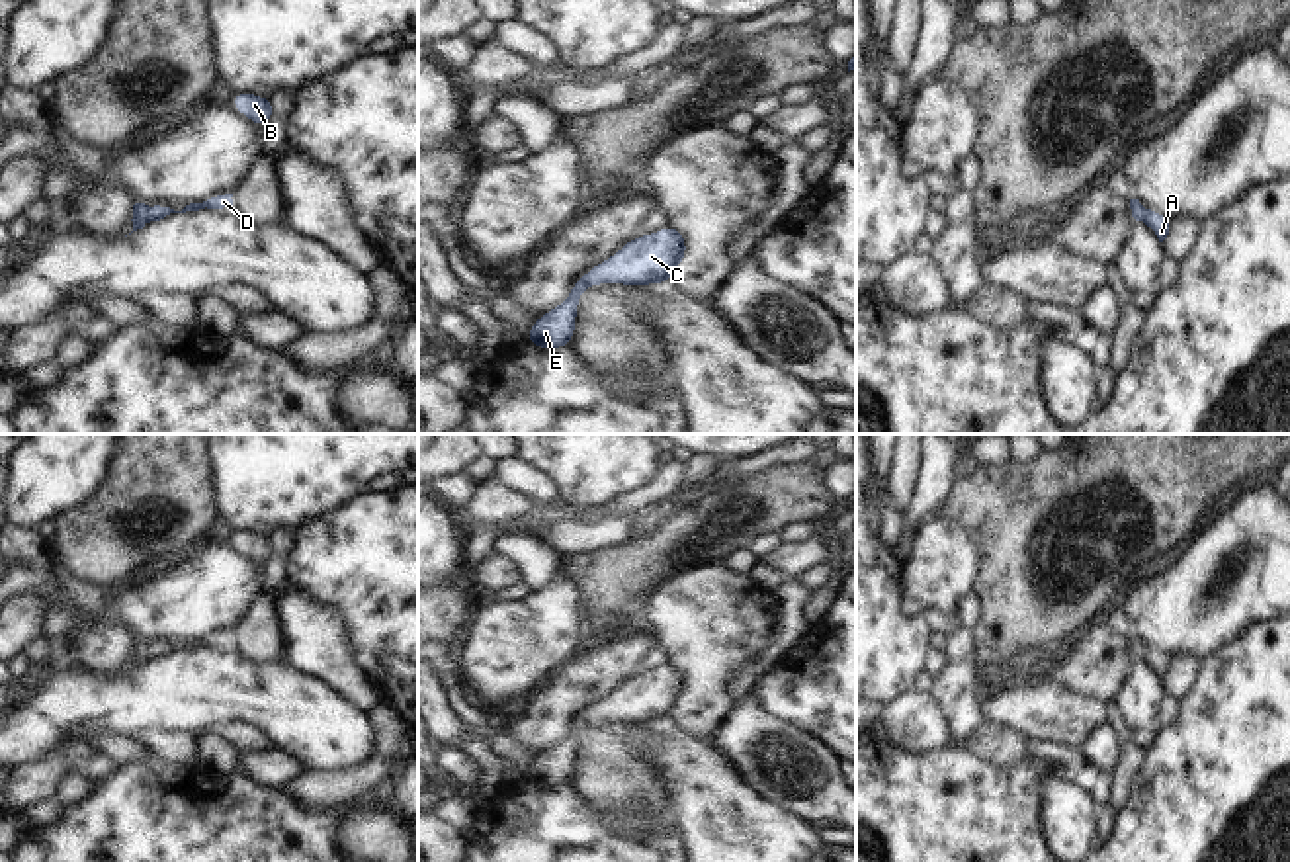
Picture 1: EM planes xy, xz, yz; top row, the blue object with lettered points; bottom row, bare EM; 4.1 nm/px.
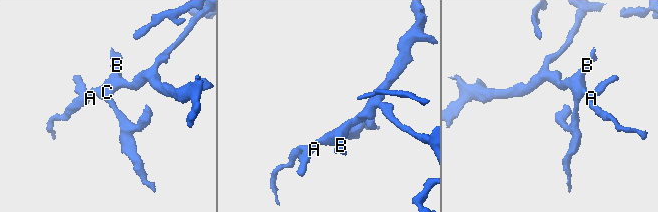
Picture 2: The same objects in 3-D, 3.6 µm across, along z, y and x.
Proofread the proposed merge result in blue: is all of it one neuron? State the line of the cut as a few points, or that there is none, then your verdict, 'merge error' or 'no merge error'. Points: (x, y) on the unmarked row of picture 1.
cut none; no merge error

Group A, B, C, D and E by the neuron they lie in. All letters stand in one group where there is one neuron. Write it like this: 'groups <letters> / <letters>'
groups A B C D E

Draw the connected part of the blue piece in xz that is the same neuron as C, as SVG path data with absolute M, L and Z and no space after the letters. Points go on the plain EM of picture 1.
M674 663L631 676L608 698L575 717L569 735L534 758L526 770L526 780L543 788L565 786L575 776L579 739L590 723L622 721L637 725L643 721L668 721L686 690L686 676Z

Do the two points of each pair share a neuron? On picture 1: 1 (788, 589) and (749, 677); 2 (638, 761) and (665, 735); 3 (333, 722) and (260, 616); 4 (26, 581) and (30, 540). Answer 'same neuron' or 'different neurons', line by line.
1: same neuron
2: different neurons
3: different neurons
4: different neurons

